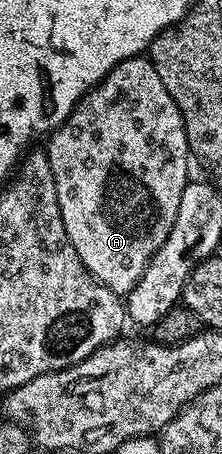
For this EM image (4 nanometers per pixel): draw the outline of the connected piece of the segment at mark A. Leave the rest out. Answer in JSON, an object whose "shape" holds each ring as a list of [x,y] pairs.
{"shape":[[[138,56],[123,60],[115,68],[111,68],[111,72],[100,84],[82,96],[80,102],[67,116],[65,123],[48,135],[47,142],[49,142],[47,153],[51,172],[55,176],[55,192],[59,196],[59,212],[63,216],[63,226],[69,242],[75,248],[75,252],[79,252],[79,260],[83,260],[83,264],[92,278],[96,278],[98,282],[111,288],[111,292],[122,296],[129,295],[131,288],[135,288],[139,276],[143,276],[151,256],[155,256],[155,252],[159,252],[159,248],[163,248],[163,240],[167,240],[167,236],[171,236],[171,228],[179,216],[179,200],[183,200],[183,188],[191,181],[191,174],[189,174],[191,155],[185,121],[175,100],[171,100],[171,92],[167,92],[167,88],[163,88],[163,80],[159,80],[159,72],[155,72],[148,57]]]}

